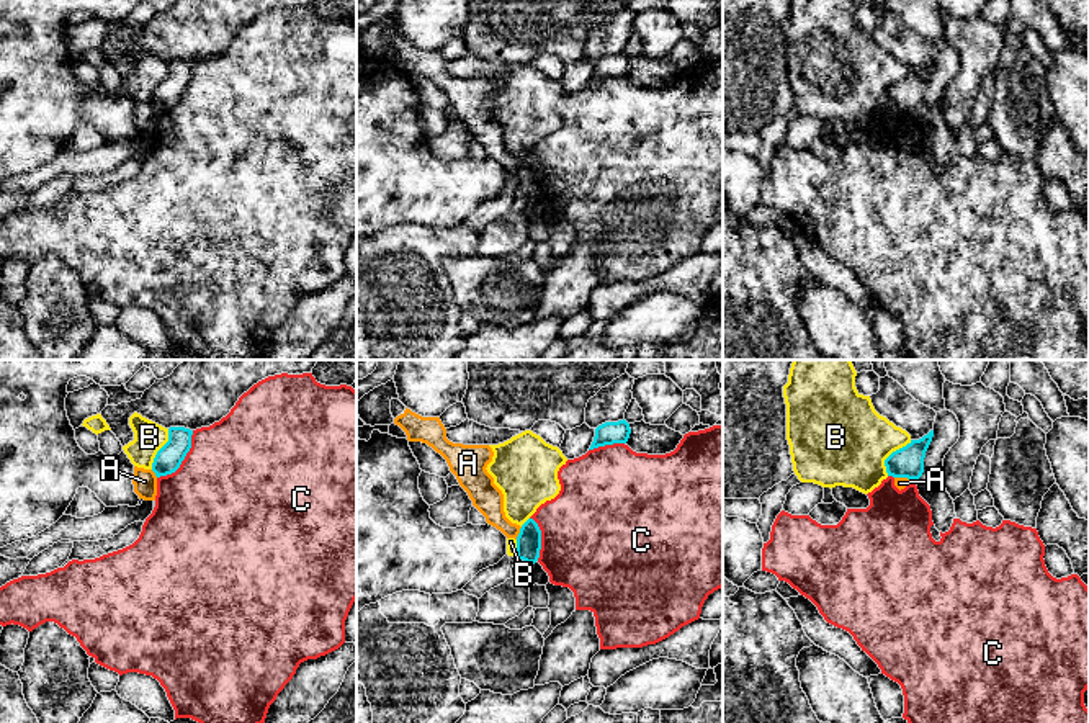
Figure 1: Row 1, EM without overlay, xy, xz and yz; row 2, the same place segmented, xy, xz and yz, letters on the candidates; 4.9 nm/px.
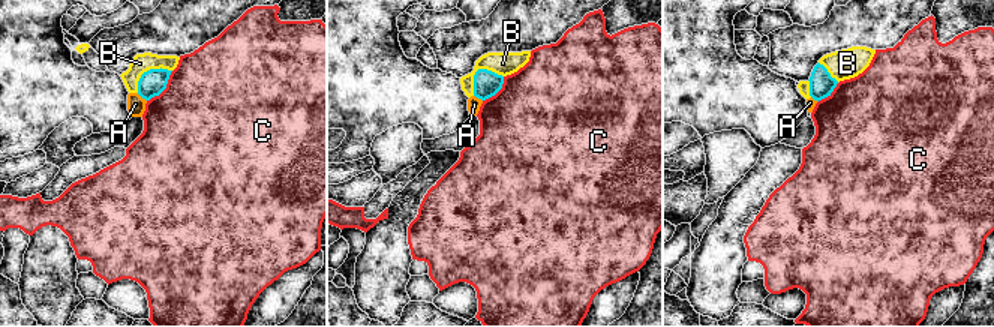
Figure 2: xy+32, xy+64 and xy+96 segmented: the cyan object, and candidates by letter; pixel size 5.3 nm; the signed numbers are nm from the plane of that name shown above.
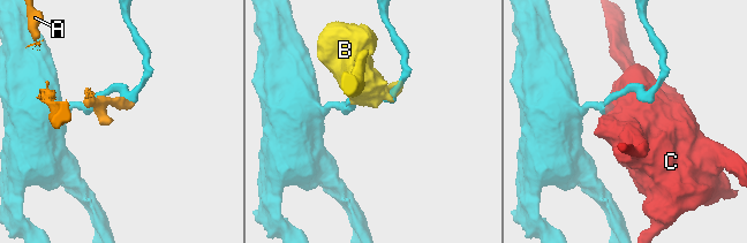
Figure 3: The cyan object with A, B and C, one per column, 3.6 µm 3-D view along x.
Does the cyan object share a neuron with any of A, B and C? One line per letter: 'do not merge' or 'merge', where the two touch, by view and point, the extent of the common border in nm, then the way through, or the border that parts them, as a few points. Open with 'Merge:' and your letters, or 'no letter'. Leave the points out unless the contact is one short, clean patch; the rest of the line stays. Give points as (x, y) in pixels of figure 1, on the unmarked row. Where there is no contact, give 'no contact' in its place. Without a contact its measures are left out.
Merge: no letter
A: do not merge; contact yz (905, 110); length 110 nm; border yz (895, 110), (914, 113)
B: do not merge; contact yz (890, 89); length 220 nm
C: do not merge; contact xy (183, 92); length 300 nm

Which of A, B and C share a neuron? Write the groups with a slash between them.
A / B / C

